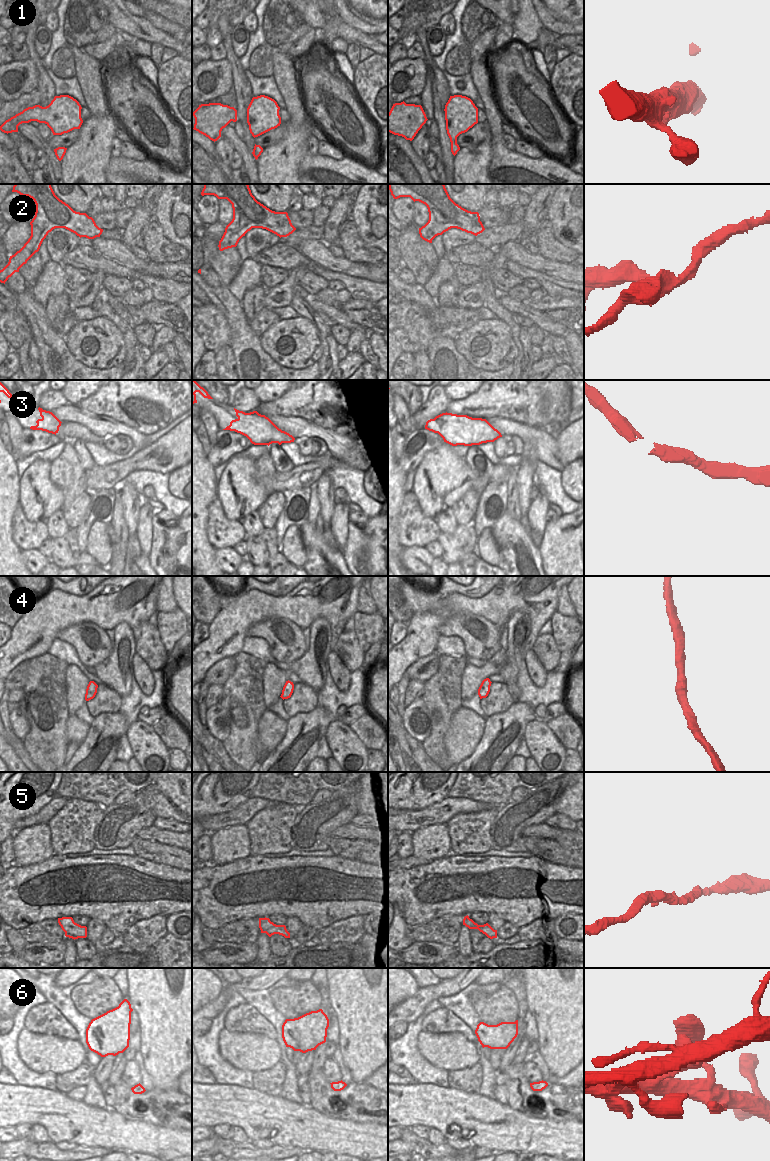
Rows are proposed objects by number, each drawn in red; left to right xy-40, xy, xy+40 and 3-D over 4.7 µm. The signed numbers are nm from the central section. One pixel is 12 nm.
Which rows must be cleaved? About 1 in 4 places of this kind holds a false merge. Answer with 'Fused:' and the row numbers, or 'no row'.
Fused: no row

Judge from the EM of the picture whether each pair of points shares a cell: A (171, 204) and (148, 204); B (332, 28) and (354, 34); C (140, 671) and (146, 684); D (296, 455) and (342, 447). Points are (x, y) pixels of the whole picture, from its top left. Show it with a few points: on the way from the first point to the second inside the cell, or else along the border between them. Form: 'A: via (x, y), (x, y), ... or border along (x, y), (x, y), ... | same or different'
A: border along (161, 194), (157, 201), (154, 219) | different
B: border along (342, 21), (338, 27), (337, 36) | different
C: via (143, 674), (145, 681) | same
D: border along (328, 449), (332, 454) | different

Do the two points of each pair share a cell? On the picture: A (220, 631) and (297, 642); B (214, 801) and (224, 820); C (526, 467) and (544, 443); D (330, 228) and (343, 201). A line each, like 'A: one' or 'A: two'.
A: two
B: two
C: two
D: one

